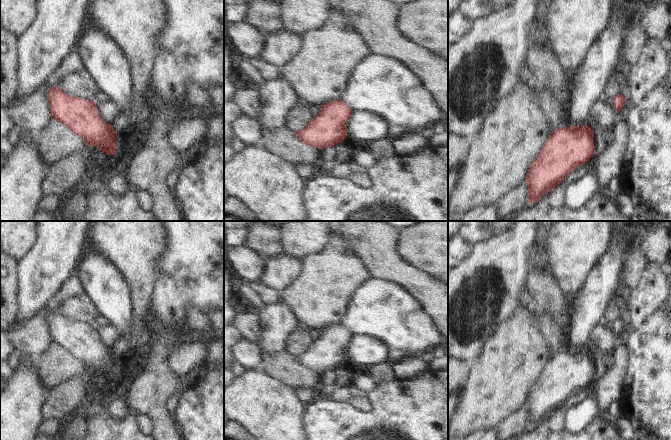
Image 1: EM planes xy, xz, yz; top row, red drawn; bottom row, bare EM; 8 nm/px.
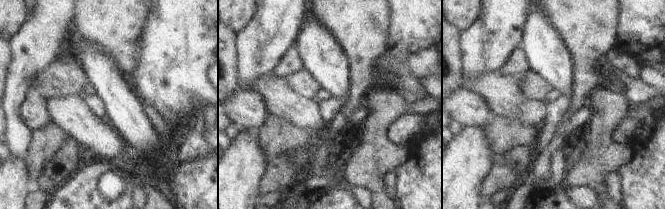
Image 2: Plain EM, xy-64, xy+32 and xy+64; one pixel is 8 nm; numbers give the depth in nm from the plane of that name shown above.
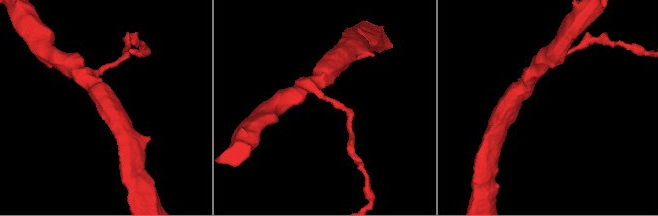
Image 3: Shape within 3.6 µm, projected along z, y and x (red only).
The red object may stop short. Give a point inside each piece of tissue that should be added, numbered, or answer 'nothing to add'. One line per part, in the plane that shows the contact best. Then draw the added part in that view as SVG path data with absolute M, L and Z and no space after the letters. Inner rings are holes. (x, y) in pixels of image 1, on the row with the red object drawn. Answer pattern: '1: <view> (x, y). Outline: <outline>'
nothing to add.

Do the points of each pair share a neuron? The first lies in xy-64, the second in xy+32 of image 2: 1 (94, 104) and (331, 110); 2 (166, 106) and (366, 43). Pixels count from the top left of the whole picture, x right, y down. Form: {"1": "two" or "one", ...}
{"1": "one", "2": "two"}

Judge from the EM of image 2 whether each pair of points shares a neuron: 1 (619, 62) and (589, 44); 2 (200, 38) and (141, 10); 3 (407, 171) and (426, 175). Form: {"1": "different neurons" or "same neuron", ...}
{"1": "different neurons", "2": "different neurons", "3": "same neuron"}

